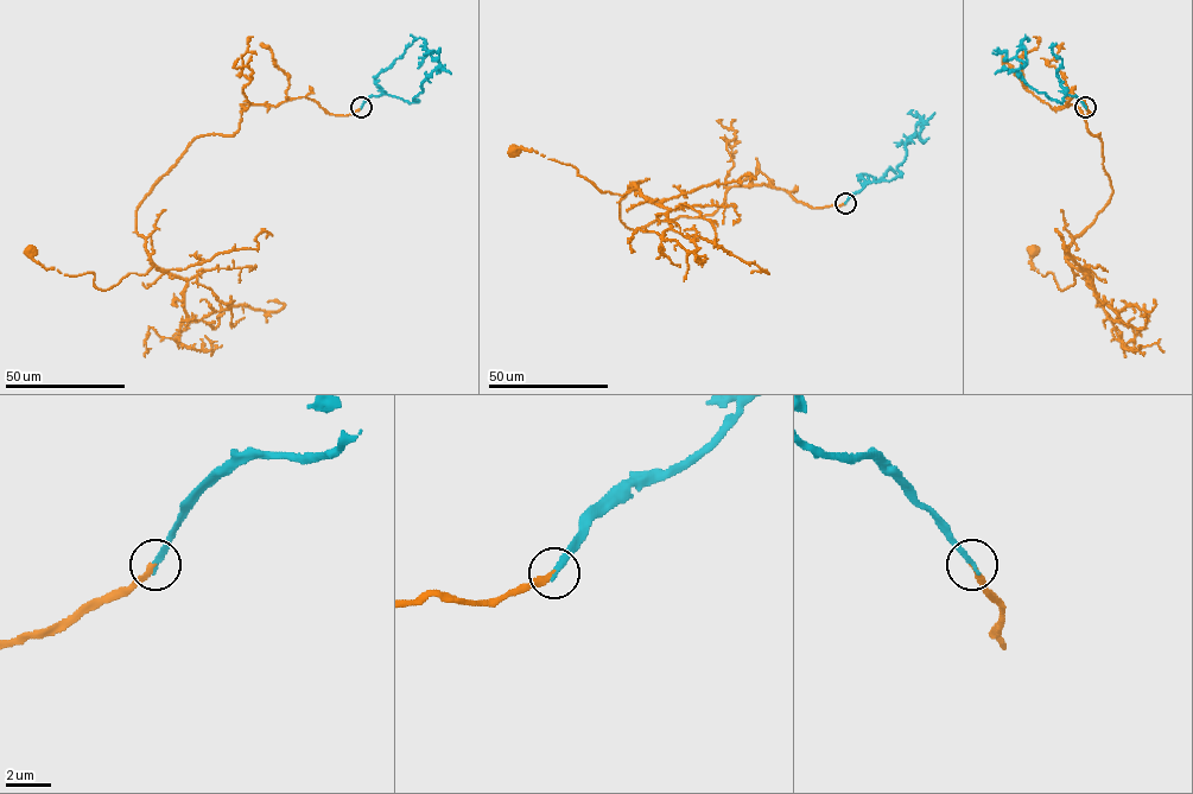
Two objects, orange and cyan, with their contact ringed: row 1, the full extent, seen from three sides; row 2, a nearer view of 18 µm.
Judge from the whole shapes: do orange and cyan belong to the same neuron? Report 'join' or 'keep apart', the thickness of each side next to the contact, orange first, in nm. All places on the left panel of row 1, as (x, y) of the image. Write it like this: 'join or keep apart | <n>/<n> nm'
join | 220/280 nm

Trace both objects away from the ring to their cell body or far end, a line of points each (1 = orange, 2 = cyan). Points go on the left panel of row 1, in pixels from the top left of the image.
1: (361, 107), (247, 103), (232, 135), (198, 135), (137, 208), (145, 274), (101, 290), (93, 273), (32, 253)
2: (361, 107), (370, 96), (384, 94), (416, 101), (422, 83), (439, 63), (432, 59), (439, 51), (430, 52)

